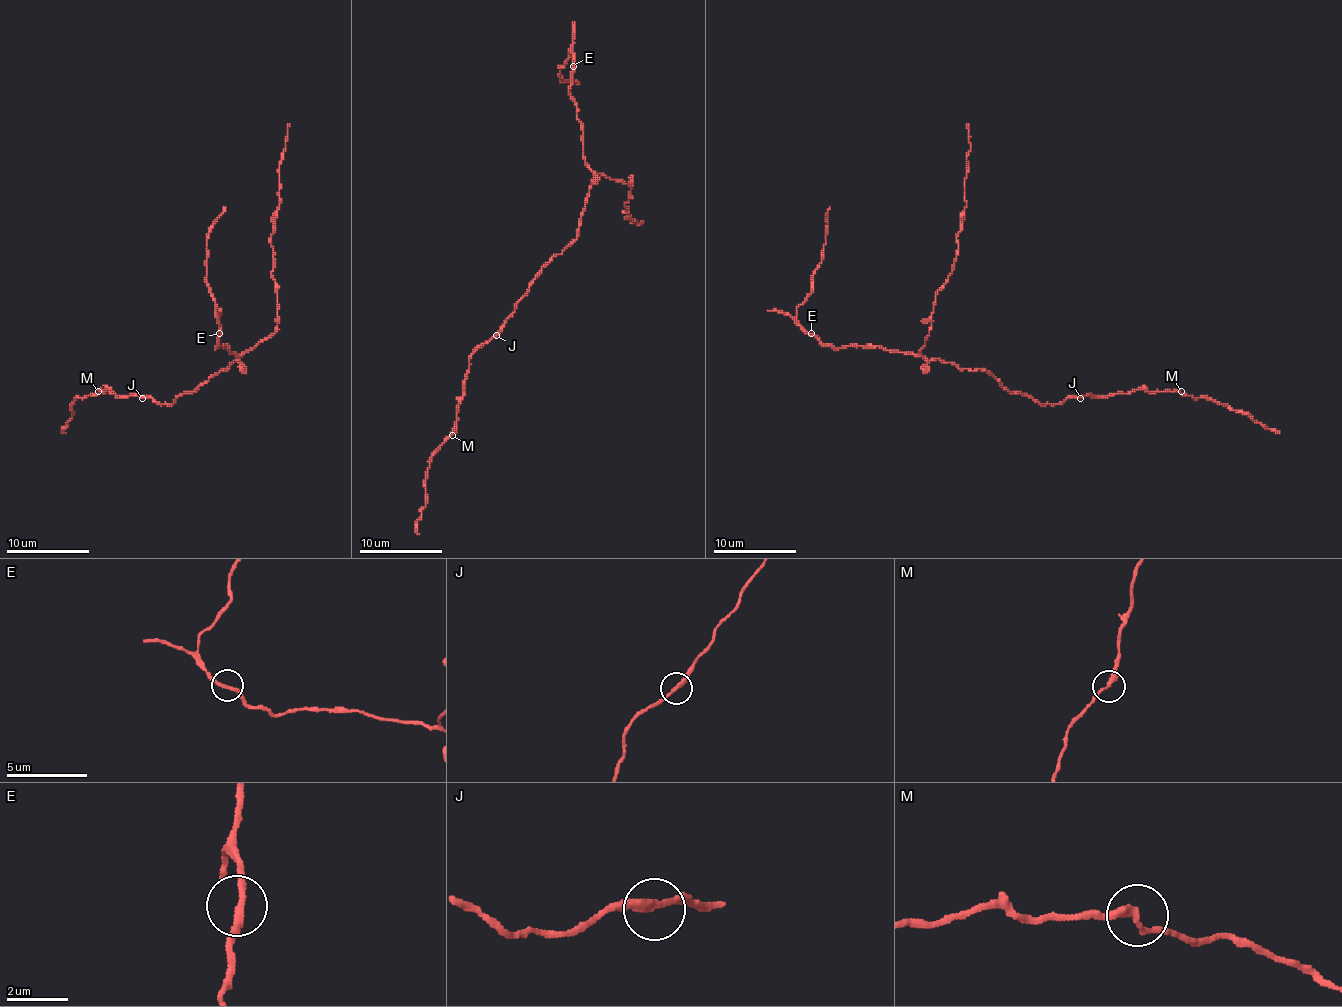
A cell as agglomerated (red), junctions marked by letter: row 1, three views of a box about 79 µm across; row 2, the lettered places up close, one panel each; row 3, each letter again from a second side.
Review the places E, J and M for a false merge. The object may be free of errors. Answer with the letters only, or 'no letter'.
no letter

